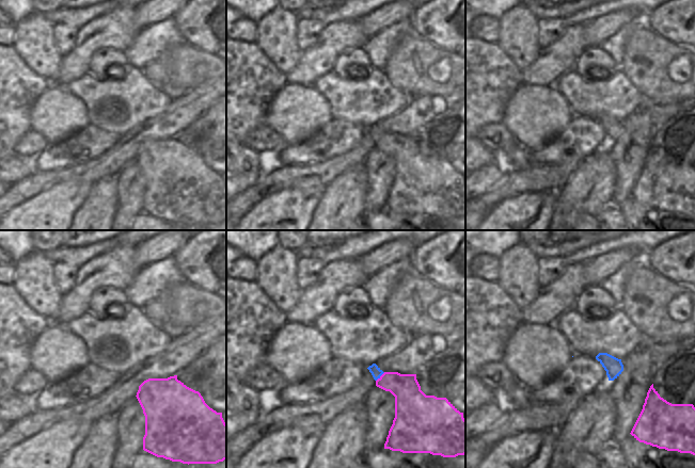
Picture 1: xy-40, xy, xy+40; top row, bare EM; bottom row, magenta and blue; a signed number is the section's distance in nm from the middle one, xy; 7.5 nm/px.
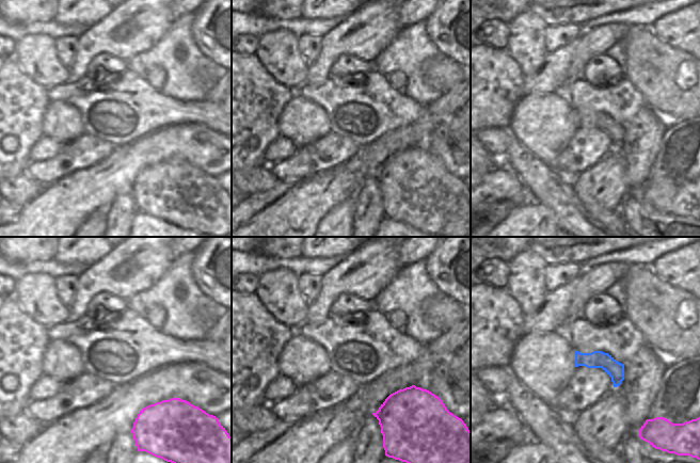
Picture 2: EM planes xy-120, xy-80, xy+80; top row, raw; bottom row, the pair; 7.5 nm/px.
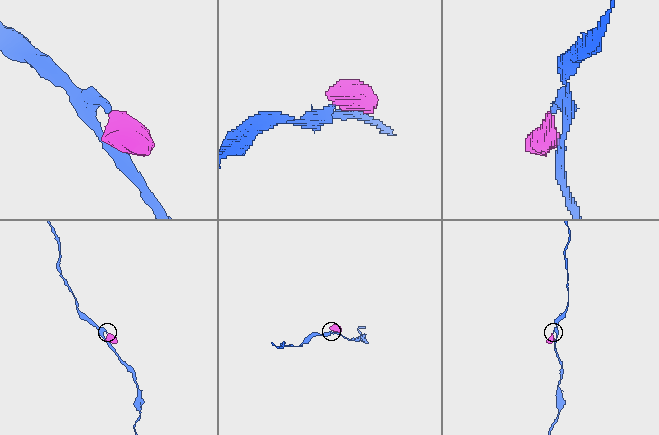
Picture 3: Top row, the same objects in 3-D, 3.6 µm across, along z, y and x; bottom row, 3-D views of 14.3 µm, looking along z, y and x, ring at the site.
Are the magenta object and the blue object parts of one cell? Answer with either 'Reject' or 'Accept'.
Accept

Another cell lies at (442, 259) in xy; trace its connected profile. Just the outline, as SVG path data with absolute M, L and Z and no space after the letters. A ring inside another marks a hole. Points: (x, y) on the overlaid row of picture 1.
M446 230L416 246L408 259L435 285L465 296L465 230Z

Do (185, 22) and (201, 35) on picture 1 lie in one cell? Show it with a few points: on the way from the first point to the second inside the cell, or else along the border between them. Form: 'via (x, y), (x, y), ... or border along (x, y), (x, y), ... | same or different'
via (189, 23), (196, 31) | same

